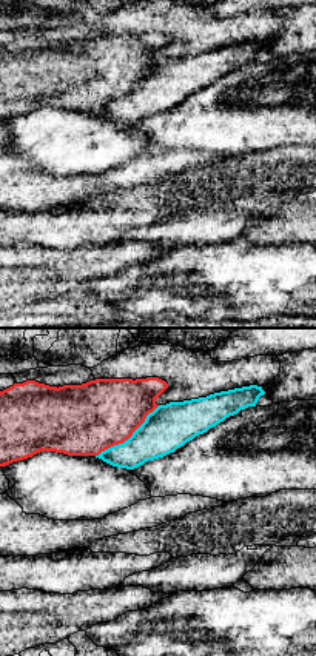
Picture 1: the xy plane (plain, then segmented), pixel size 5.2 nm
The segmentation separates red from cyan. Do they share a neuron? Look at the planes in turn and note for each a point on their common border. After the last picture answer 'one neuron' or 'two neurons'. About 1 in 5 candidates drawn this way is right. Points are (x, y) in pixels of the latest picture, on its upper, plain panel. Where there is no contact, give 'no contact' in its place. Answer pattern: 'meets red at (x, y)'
meets red at (128, 93)

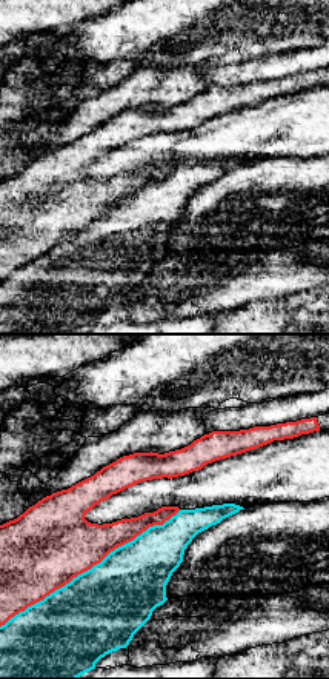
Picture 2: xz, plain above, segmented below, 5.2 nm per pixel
meets red at (89, 224)

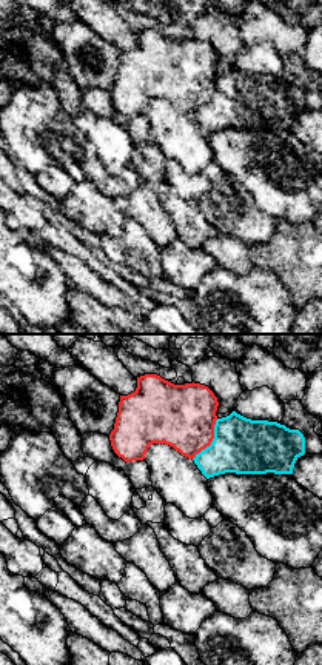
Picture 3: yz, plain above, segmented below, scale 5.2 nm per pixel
meets red at (211, 96)

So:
two neurons

